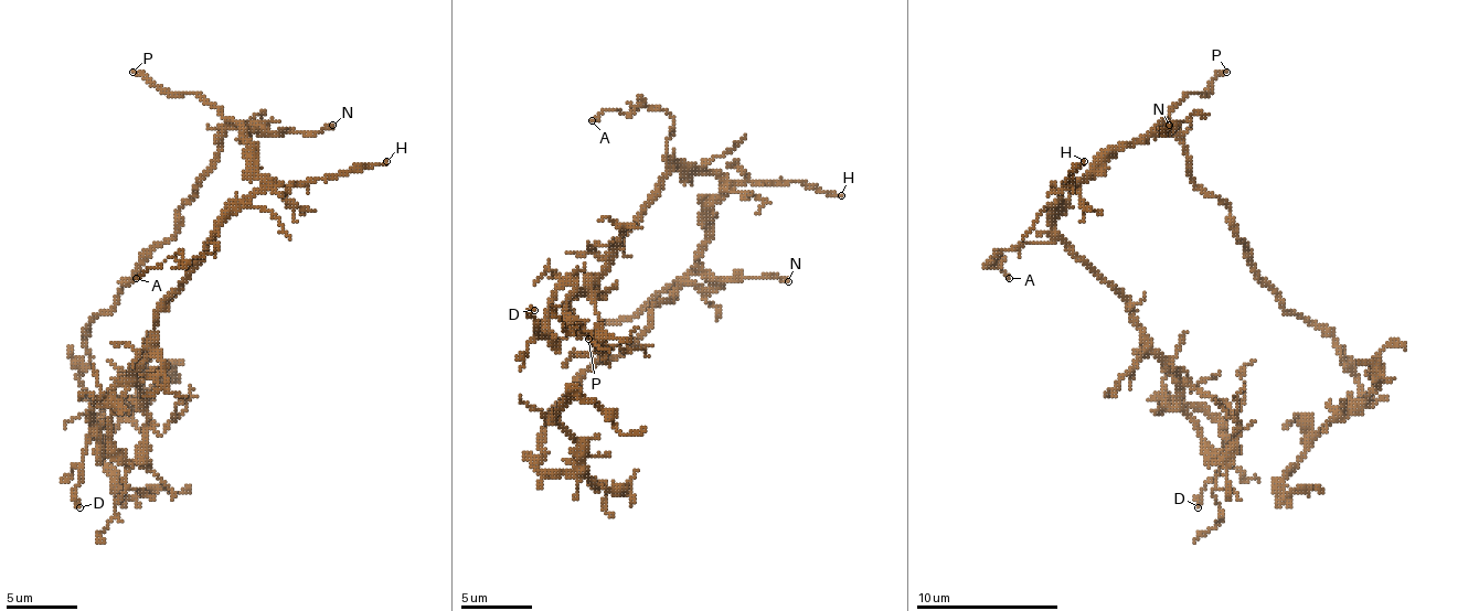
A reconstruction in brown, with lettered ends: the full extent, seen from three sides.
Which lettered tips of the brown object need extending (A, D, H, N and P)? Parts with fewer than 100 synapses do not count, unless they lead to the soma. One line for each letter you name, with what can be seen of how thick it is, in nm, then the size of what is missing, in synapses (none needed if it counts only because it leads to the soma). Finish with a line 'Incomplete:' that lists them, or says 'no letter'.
P: 190 nm
Incomplete: P

